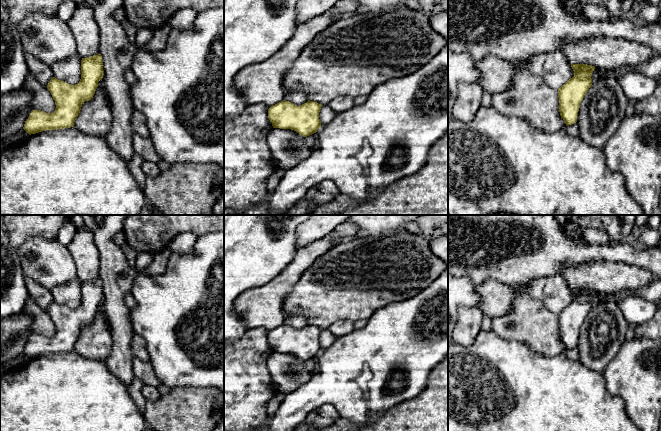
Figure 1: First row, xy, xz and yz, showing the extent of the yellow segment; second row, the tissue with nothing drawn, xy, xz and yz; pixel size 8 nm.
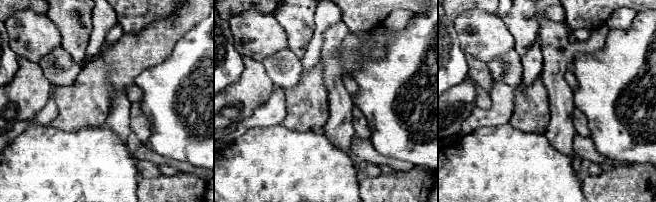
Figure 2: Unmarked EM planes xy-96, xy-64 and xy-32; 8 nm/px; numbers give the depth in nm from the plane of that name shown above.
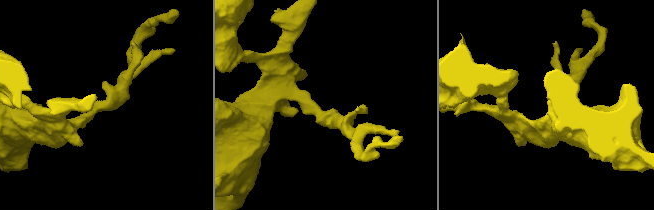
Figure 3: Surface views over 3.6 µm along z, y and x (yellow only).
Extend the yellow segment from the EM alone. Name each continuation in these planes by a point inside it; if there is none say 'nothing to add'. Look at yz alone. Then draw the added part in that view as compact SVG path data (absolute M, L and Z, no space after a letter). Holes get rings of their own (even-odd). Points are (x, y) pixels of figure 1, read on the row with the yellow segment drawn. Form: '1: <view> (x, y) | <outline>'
nothing to add

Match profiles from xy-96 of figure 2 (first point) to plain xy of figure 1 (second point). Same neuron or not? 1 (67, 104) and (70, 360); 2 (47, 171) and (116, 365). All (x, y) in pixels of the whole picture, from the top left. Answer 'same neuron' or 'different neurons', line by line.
1: different neurons
2: different neurons

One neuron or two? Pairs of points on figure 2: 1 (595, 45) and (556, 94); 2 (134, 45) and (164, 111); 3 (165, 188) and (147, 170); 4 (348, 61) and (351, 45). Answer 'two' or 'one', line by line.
1: one
2: two
3: two
4: one

